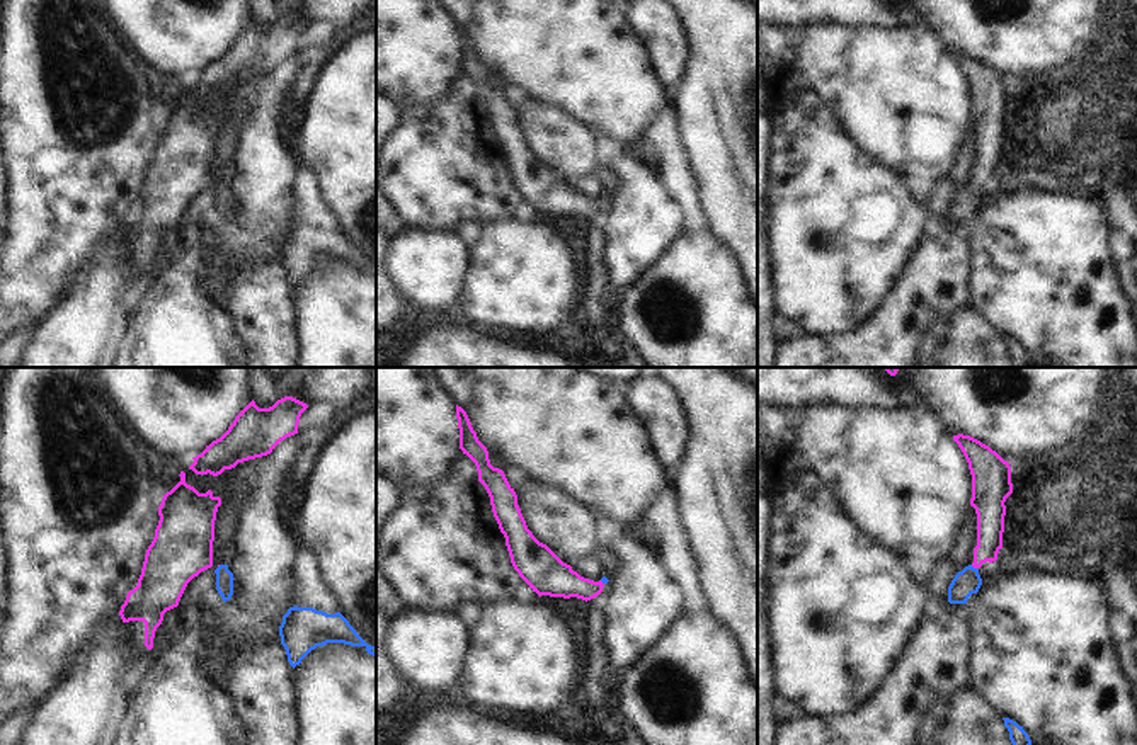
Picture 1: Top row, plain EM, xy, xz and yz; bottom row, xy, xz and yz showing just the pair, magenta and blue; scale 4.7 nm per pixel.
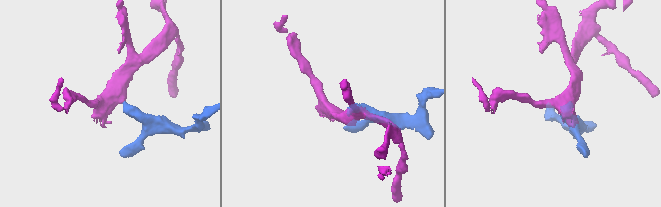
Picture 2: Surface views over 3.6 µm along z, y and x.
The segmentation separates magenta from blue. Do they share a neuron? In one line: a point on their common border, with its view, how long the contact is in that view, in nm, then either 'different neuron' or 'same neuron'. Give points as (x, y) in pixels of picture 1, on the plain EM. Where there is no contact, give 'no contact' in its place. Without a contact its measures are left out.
contact yz (974, 186); length 40 nm; same neuron

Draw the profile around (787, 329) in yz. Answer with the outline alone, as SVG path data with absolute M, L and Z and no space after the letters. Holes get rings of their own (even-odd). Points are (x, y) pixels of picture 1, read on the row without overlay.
M778 311L773 315L771 325L773 325L773 328L778 330L780 342L788 342L791 338L805 335L805 332L802 330L802 327L797 321L783 316Z

